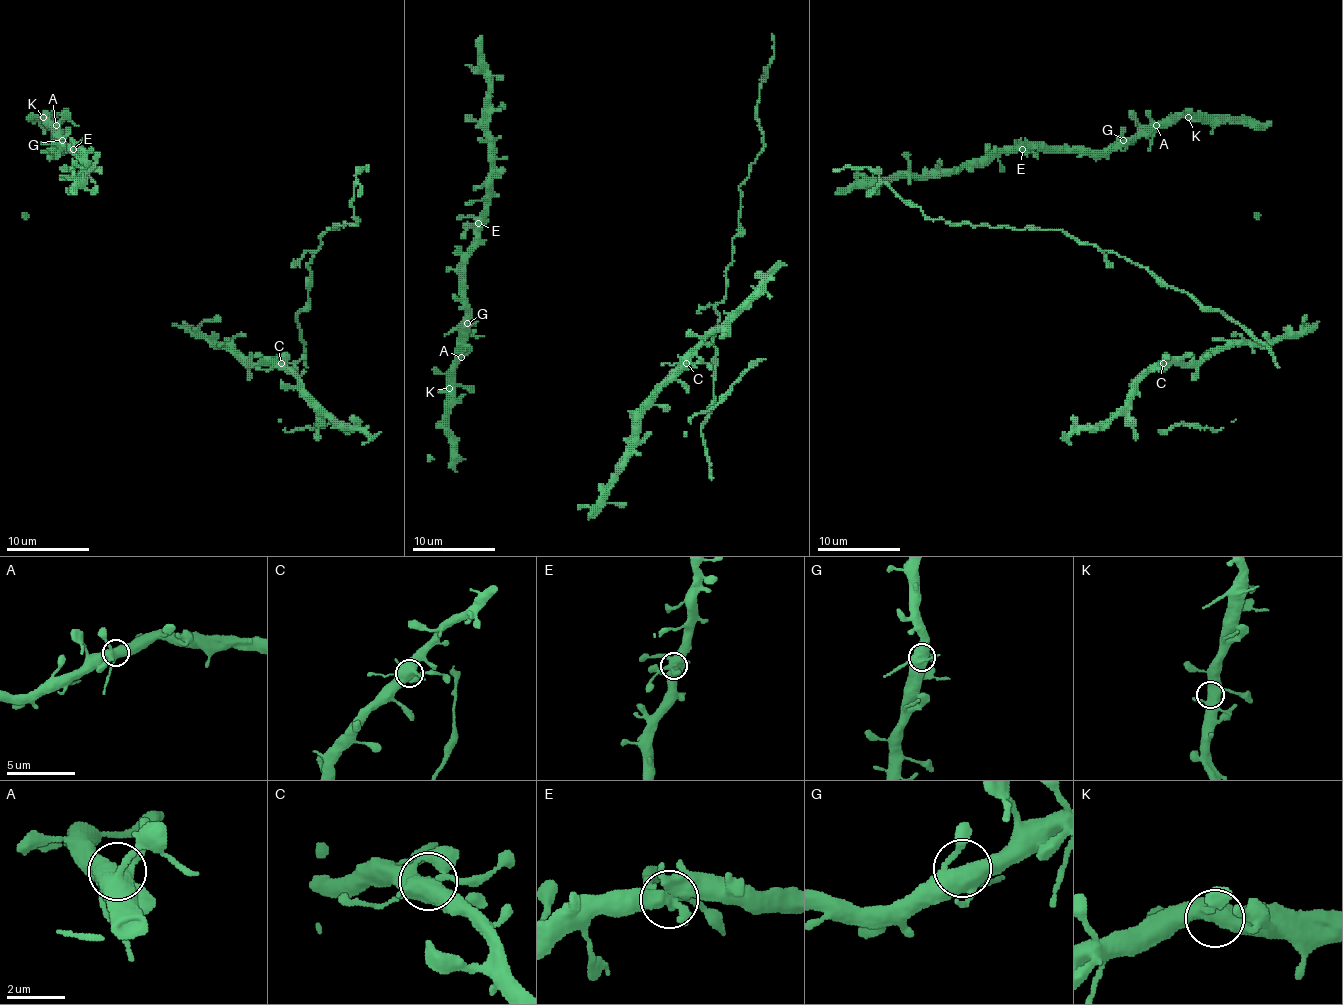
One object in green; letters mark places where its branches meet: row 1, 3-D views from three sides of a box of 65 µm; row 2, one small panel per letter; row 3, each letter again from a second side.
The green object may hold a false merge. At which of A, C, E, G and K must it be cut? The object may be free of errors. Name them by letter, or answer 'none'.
none

